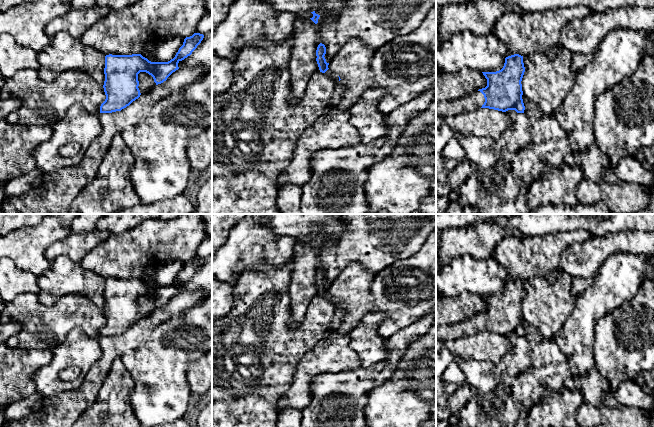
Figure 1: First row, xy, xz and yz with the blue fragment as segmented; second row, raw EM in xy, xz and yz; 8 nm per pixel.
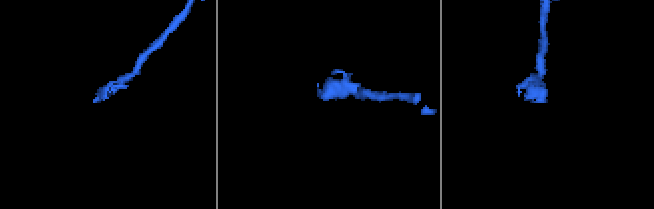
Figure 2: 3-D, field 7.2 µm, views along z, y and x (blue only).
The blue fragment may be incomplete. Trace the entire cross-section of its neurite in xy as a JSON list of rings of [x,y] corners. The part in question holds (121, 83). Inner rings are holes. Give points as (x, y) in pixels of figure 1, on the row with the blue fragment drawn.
[[[200,33],[186,37],[175,57],[168,62],[151,62],[141,54],[106,55],[103,85],[106,99],[100,106],[100,113],[121,111],[140,97],[140,72],[151,75],[156,85],[166,81],[179,69],[178,63],[190,56],[203,38]]]

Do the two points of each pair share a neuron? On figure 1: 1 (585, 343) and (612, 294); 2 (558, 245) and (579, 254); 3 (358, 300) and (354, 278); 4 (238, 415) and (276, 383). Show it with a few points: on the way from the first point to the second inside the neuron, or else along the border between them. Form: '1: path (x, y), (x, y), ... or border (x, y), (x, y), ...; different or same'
1: path (585, 331), (585, 321), (600, 306); same
2: border (588, 238), (571, 244), (563, 252), (558, 268); different
3: path (358, 295), (354, 291), (354, 283); same
4: path (247, 406), (256, 397), (261, 397), (267, 391); same

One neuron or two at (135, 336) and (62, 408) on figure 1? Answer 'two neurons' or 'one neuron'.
one neuron

